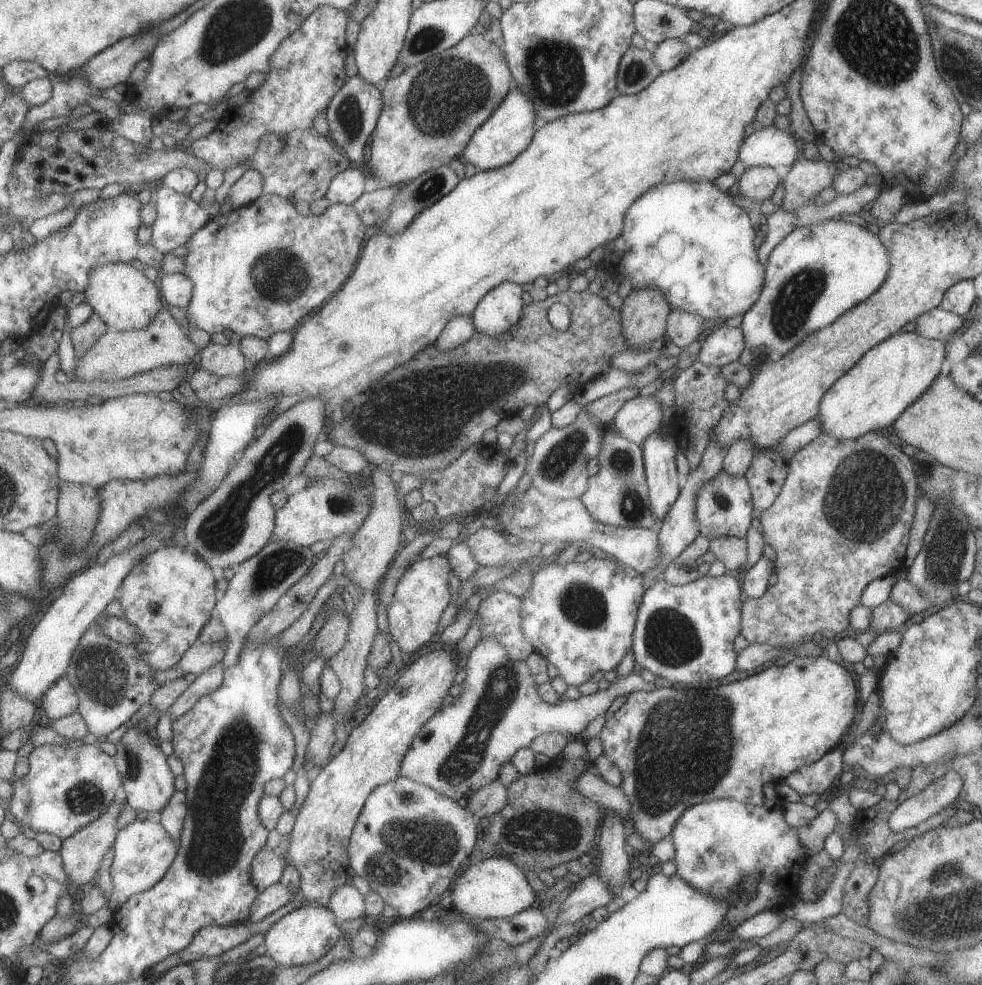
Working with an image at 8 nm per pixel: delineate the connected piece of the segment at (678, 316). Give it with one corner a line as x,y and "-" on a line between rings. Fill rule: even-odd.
672,310
667,316
665,337
678,348
688,346
703,332
703,322
703,318
691,312

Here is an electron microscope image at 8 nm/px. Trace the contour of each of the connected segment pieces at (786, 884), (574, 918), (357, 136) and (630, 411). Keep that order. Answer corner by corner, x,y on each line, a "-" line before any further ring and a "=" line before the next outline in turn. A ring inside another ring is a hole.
765,784
765,804
743,804
737,800
717,799
691,806
679,816
679,820
673,824
673,830
670,832
669,838
675,849
673,860
676,875
691,888
711,896
713,900
727,900
727,914
723,918
722,928
728,931
735,932
737,924
763,910
784,908
791,900
797,899
798,880
801,878
807,854
797,840
795,828
791,828
783,820
782,801
775,792
775,785
-
749,874
757,876
755,896
751,896
749,900
735,902
735,892
739,890
739,884
743,884
741,880
=
591,873
572,888
569,896
560,905
559,912
564,917
564,924
575,924
590,915
591,910
607,908
607,904
615,898
607,884
598,875
=
357,74
339,90
334,100
331,100
330,108
326,111
330,125
329,137
348,155
351,161
359,164
359,166
366,164
367,142
378,128
384,105
382,87
368,82
364,77
=
638,395
623,406
612,419
611,428
626,440
641,446
650,433
661,427
661,400
654,395

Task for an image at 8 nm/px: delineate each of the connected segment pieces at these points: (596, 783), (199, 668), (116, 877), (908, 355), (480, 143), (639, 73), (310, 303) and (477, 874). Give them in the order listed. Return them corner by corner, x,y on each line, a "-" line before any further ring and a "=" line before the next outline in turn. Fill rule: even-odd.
588,770
579,776
575,786
584,796
599,804
599,807
617,814
621,819
628,820
629,800
625,798
620,786
611,786
603,778
590,774
=
227,641
223,645
194,645
177,664
176,668
186,674
201,675
213,666
223,662
=
139,820
120,830
113,848
115,853
111,876
114,889
108,903
110,909
117,912
131,896
154,888
167,876
178,856
179,843
175,842
161,823
=
898,331
879,342
822,395
816,417
820,432
837,439
855,439
890,426
930,388
944,357
944,344
919,336
919,332
=
514,85
506,100
490,120
475,132
471,143
466,147
462,159
464,163
473,164
479,171
489,171
508,166
529,148
537,132
537,110
535,102
527,98
523,88
=
631,44
618,65
618,95
633,95
644,90
659,74
661,68
653,62
652,47
637,48
=
262,195
255,203
248,206
233,209
229,213
212,216
203,228
191,236
189,243
186,245
188,253
184,258
183,272
194,285
194,296
186,314
188,324
193,329
202,329
209,335
223,333
223,330
227,329
239,335
240,338
255,336
267,340
279,332
297,330
305,322
306,318
309,318
309,316
317,313
323,306
327,305
351,279
351,276
358,268
365,248
365,241
370,237
371,233
371,229
365,225
365,222
359,217
352,205
333,203
322,216
312,214
303,217
297,211
295,205
276,195
=
487,858
466,866
452,890
452,909
468,917
494,920
509,918
532,908
538,905
538,895
525,874
526,871
508,858

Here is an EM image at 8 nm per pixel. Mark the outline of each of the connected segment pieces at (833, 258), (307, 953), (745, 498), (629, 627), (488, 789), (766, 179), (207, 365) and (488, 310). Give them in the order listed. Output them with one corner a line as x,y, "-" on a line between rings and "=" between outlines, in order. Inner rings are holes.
832,219
821,224
799,226
787,234
769,253
765,266
764,282
759,299
745,314
740,330
745,342
745,350
750,348
766,348
771,357
781,357
785,352
793,350
801,340
805,340
811,332
821,330
831,324
837,316
847,312
871,296
885,281
889,270
889,254
877,235
871,234
864,227
849,222
=
306,898
303,904
298,910
293,910
281,918
260,939
267,949
268,956
281,966
305,966
315,960
321,960
327,952
331,952
339,944
339,940
343,939
343,930
335,923
338,918
329,906
317,904
=
720,471
710,481
700,486
694,499
694,518
698,535
711,542
718,537
744,539
753,516
750,489
744,476
=
591,557
587,562
547,561
534,574
532,587
521,598
523,633
549,663
554,665
567,685
581,686
597,671
616,670
622,657
633,646
634,623
642,603
642,577
629,566
612,560
=
500,780
487,784
465,802
467,810
478,820
498,814
509,804
509,792
=
753,166
746,168
736,183
738,196
748,198
752,204
761,204
771,198
778,184
778,176
773,168
=
209,342
200,353
201,369
221,377
237,377
246,372
249,363
238,345
=
508,281
489,292
473,314
476,329
491,338
505,337
523,318
526,305
521,296
525,289

